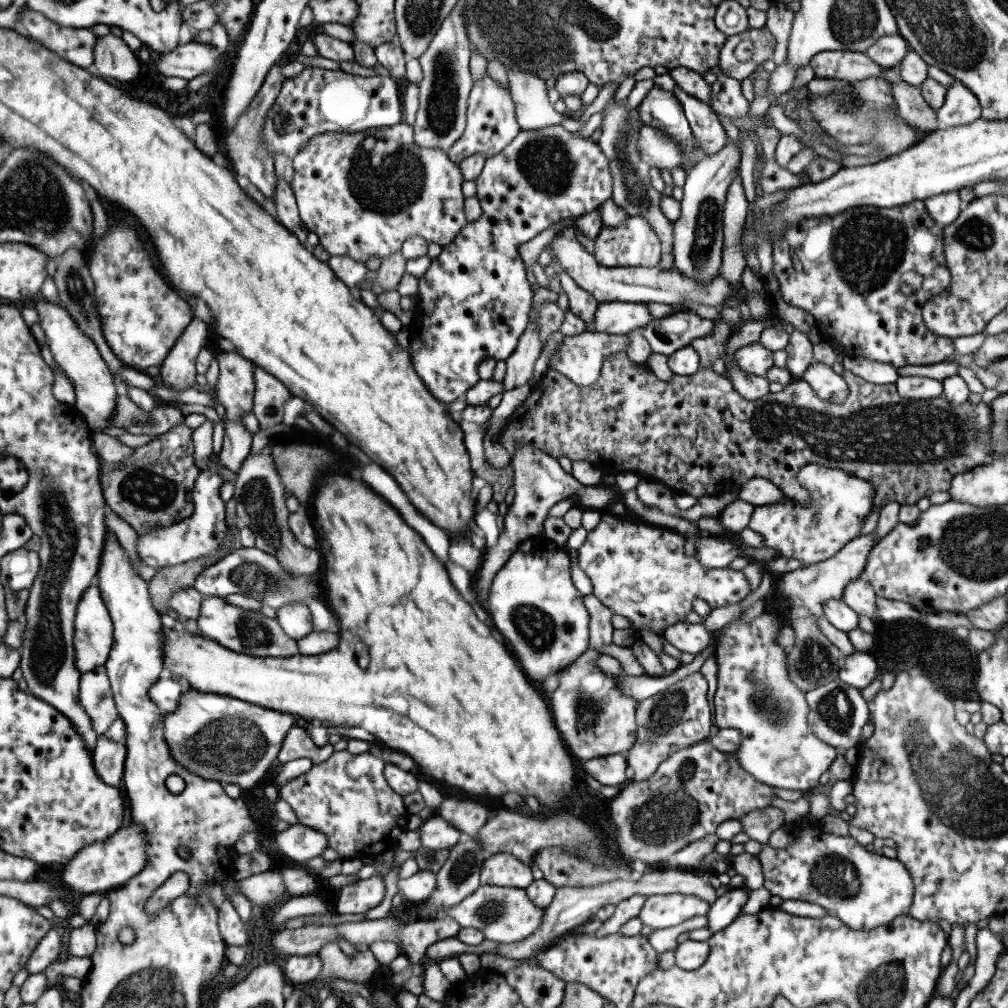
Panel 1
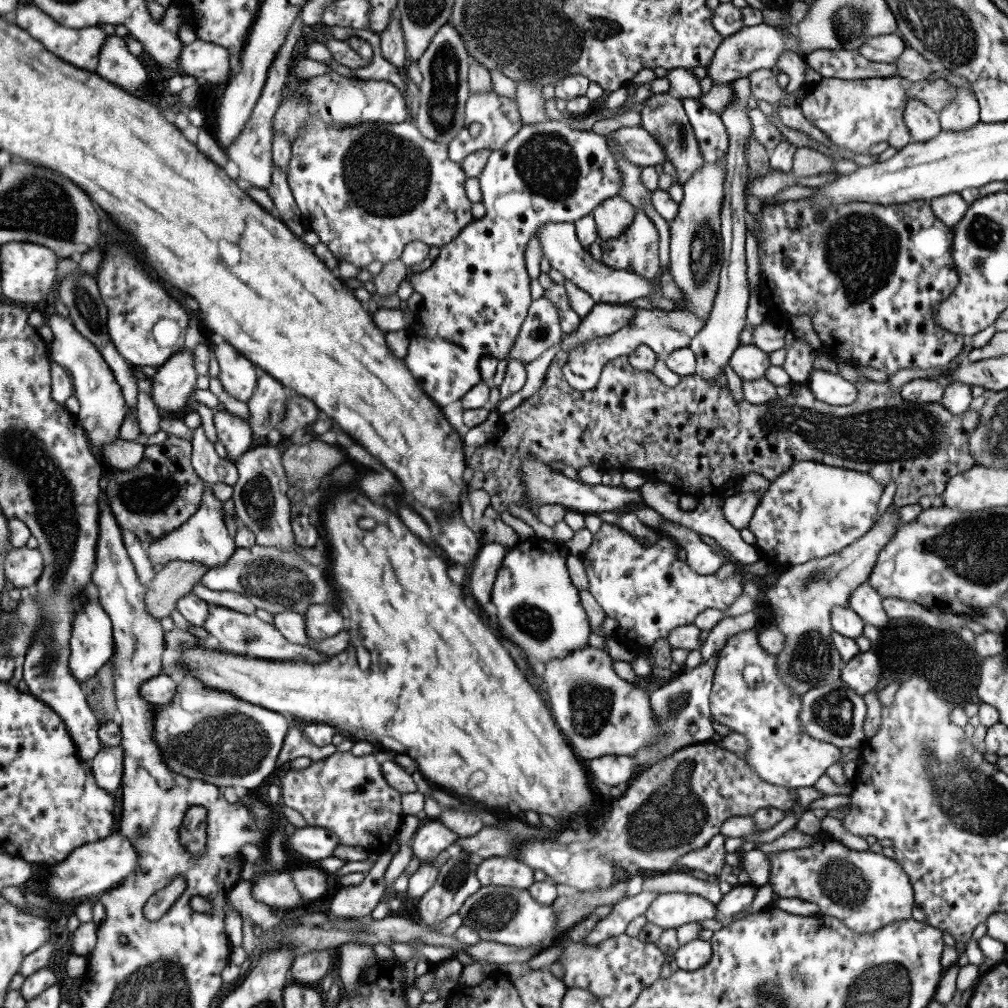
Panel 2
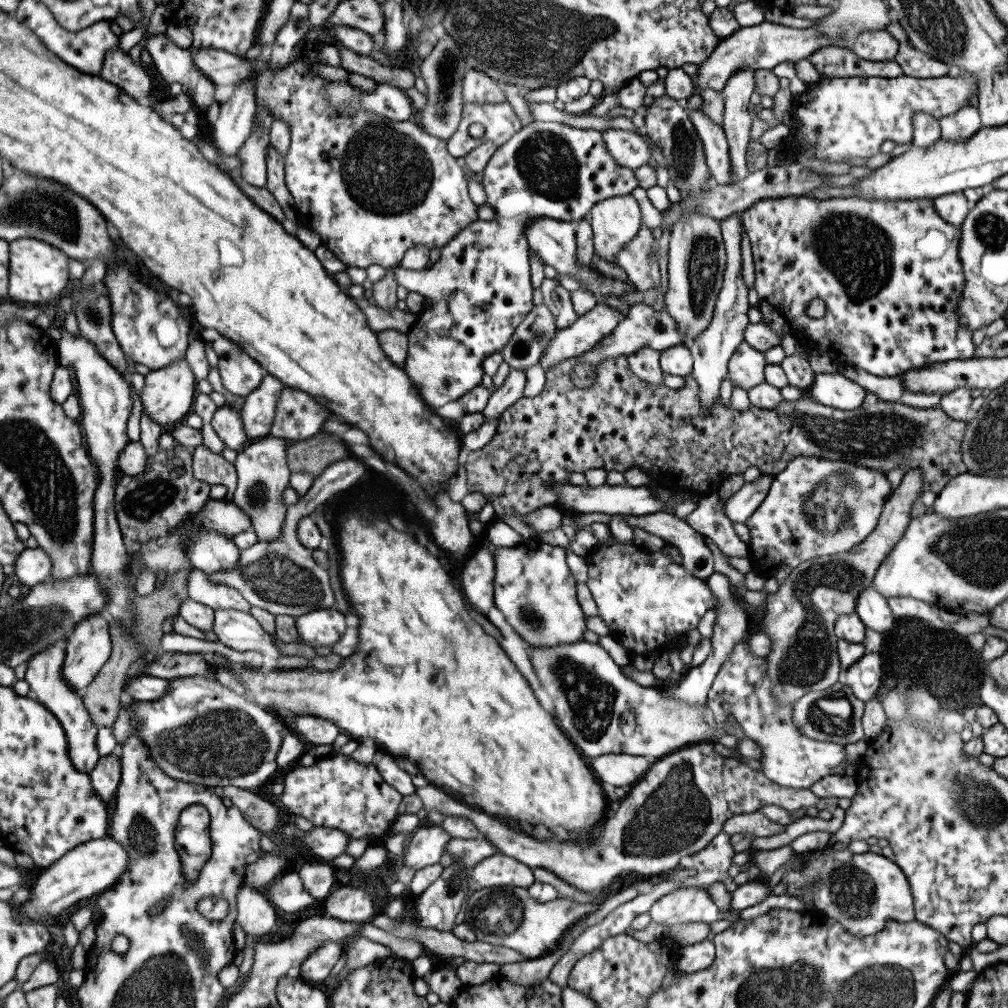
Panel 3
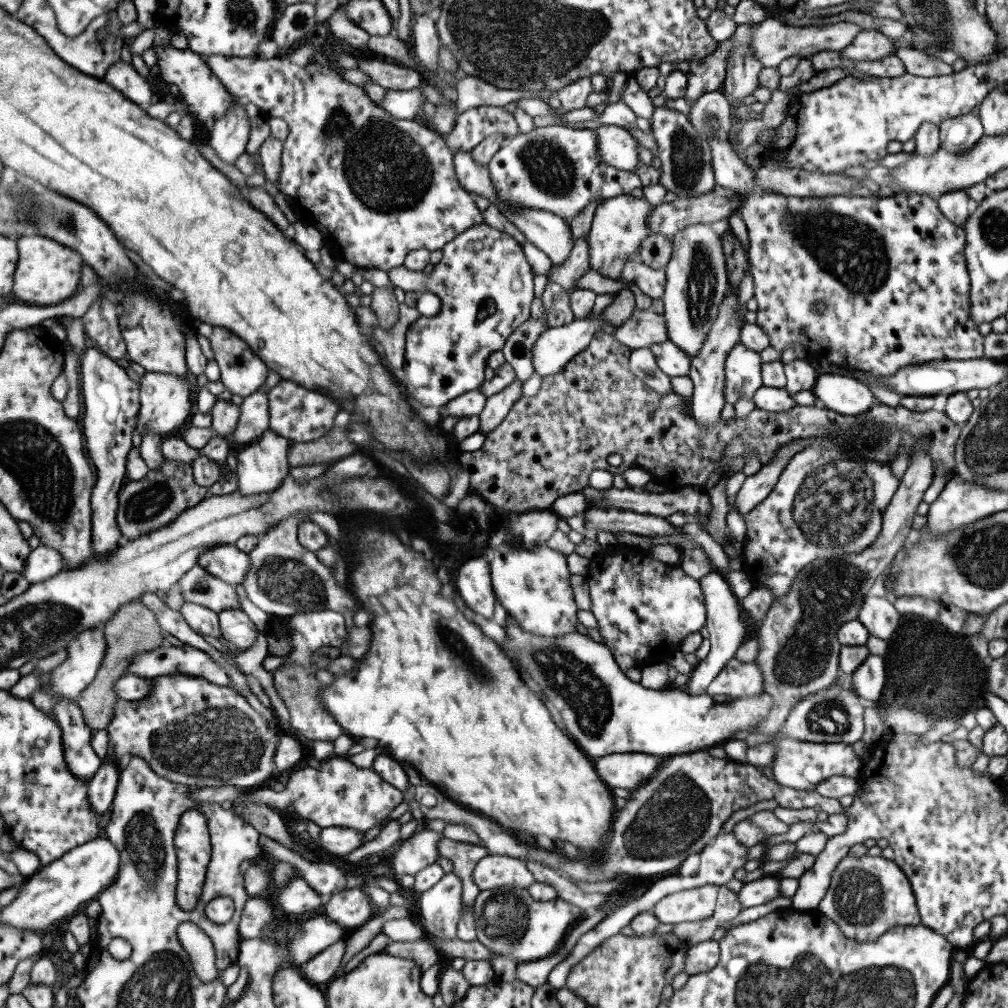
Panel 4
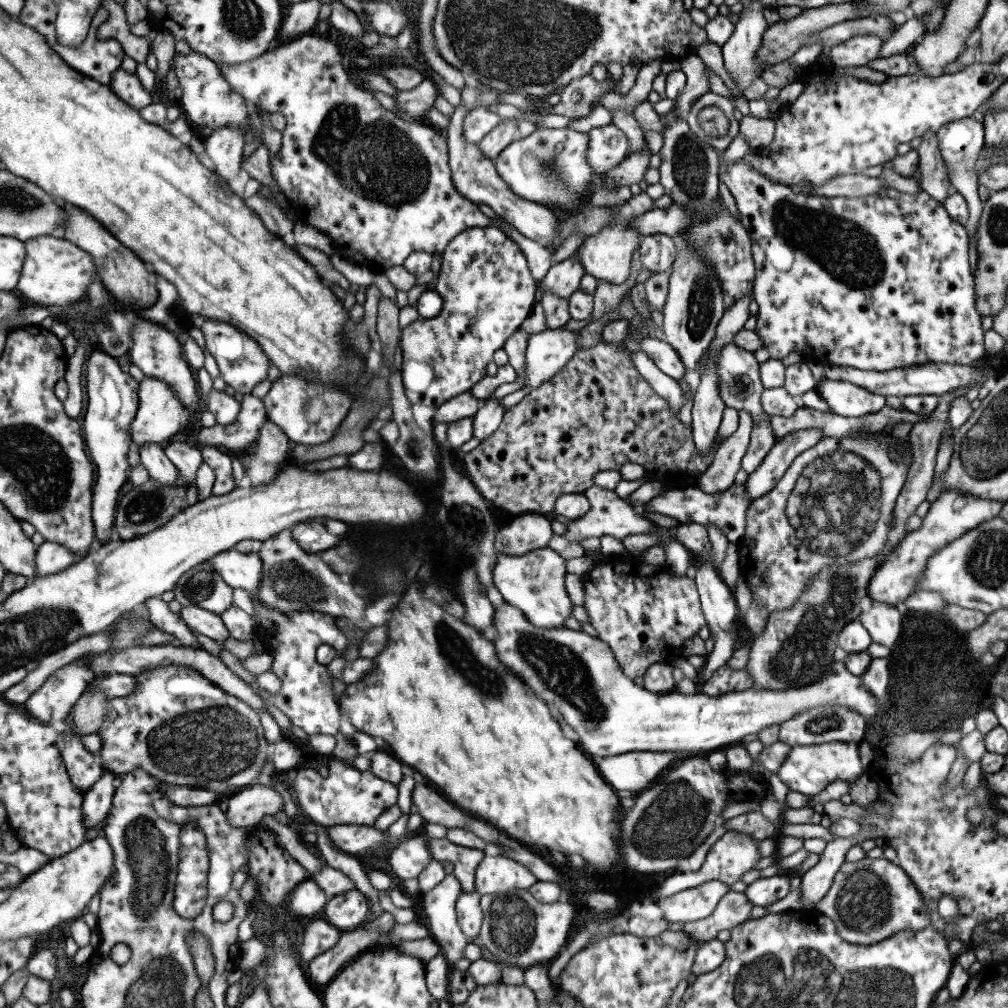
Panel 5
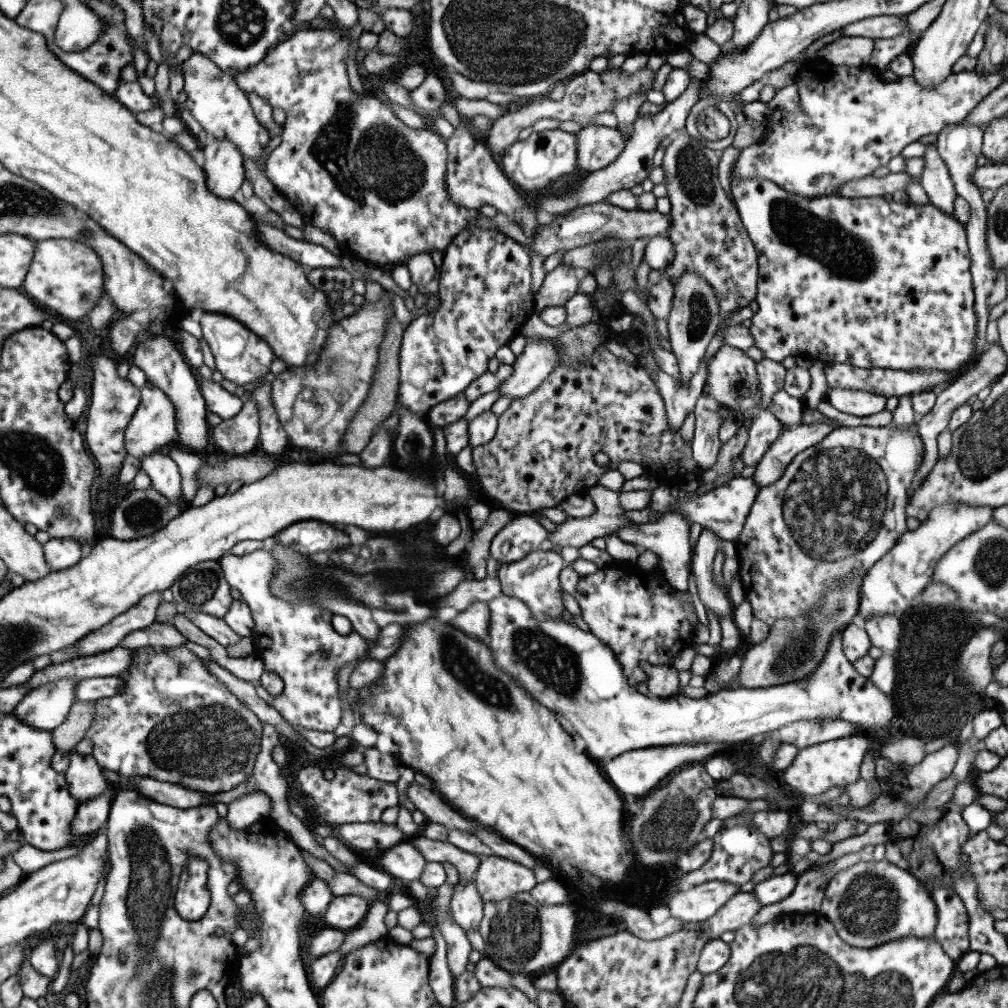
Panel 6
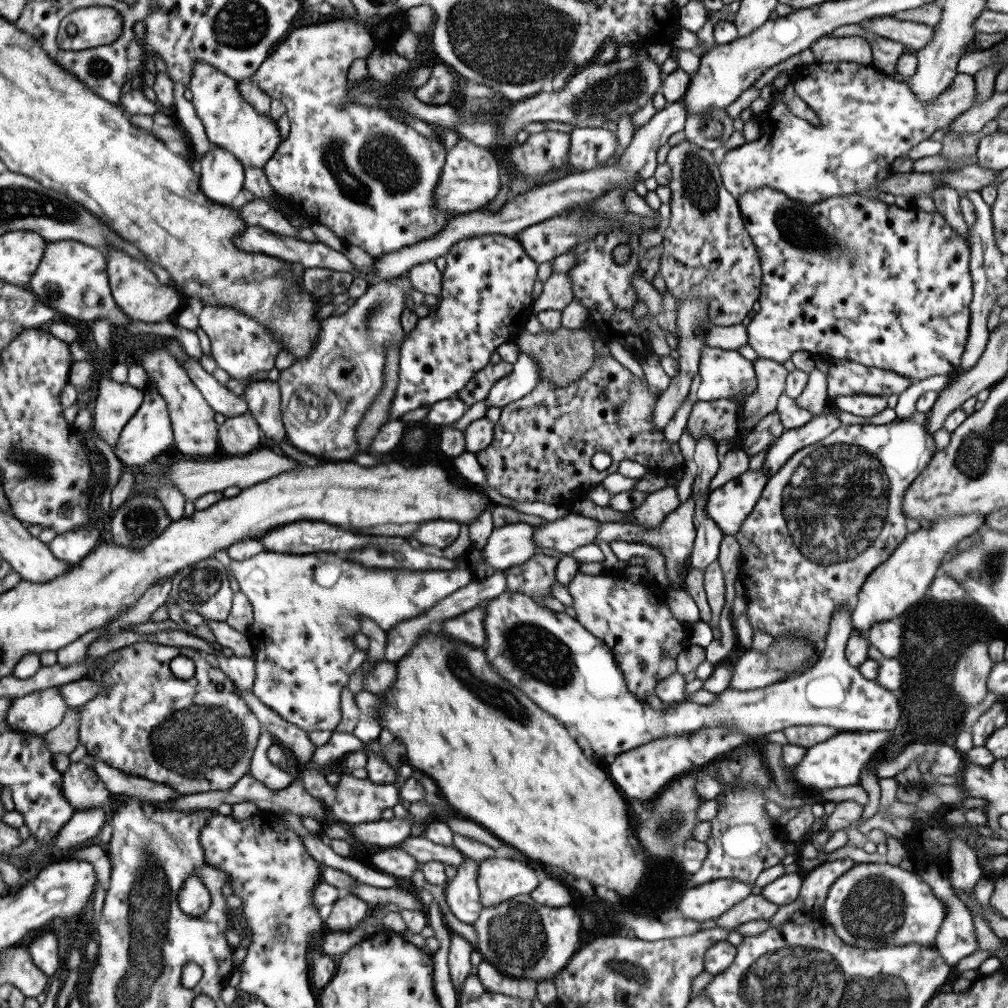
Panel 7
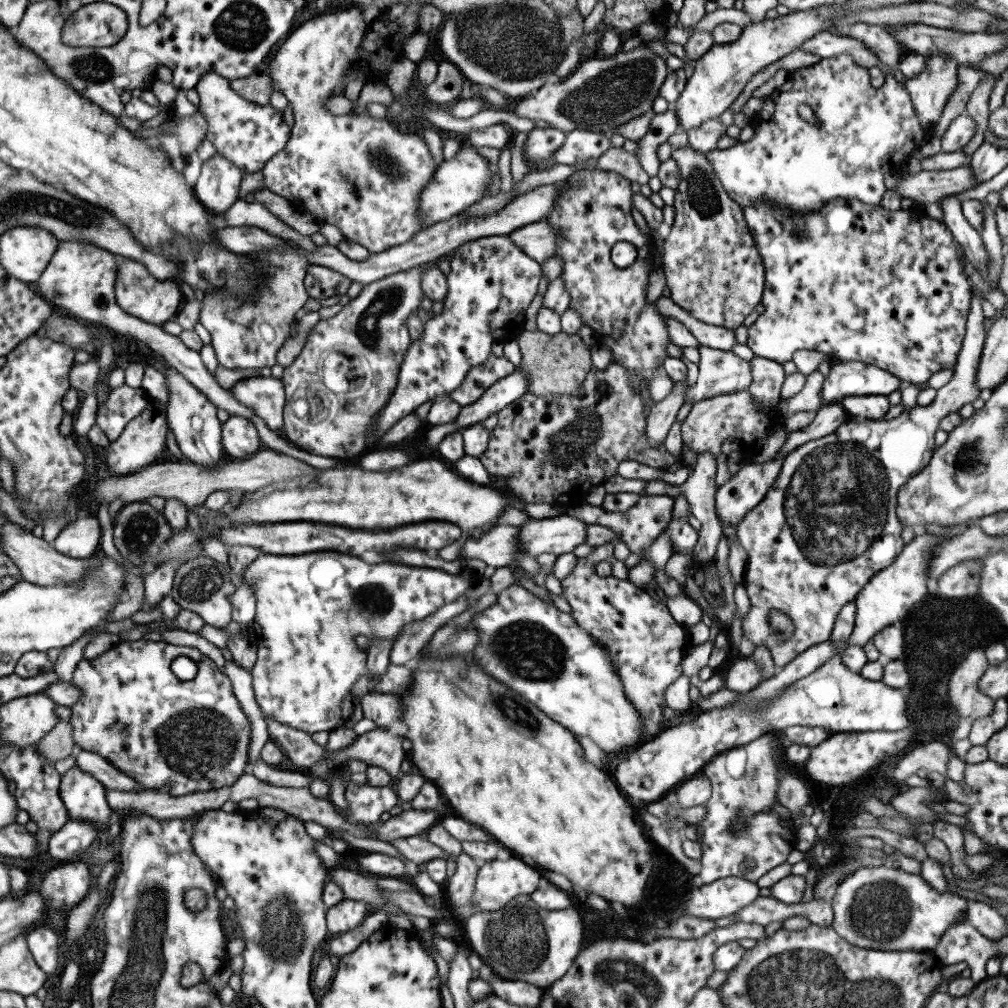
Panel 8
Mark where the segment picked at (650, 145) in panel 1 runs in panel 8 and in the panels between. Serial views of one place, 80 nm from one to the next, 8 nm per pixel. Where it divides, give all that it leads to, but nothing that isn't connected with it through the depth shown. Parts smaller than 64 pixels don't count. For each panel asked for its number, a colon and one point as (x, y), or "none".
2: (639, 147)
3: (626, 148)
4: (615, 146)
5: (606, 146)
6: (596, 146)
7: (588, 147)
8: (580, 147)

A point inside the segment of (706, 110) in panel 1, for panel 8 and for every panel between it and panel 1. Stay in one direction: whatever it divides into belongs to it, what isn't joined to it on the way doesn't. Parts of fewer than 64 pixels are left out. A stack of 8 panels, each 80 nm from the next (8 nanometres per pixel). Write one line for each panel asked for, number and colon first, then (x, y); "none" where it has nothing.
2: (708, 129)
3: (712, 137)
4: (889, 271)
5: (871, 283)
6: (878, 284)
7: (849, 278)
8: (852, 281)

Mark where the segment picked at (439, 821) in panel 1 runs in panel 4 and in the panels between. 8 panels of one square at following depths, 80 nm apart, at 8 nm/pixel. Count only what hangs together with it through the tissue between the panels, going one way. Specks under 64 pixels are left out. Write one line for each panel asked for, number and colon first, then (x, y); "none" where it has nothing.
2: (429, 839)
3: (426, 845)
4: (415, 853)

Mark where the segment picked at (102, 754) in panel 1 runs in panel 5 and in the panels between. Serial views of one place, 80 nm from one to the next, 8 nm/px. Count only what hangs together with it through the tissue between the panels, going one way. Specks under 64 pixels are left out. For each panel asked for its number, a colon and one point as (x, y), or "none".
2: (106, 767)
3: (105, 776)
4: (100, 788)
5: (96, 802)

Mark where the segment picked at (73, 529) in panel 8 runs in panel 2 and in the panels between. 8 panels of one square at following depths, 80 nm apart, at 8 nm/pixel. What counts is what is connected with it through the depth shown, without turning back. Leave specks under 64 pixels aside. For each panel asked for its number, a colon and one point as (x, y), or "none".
2: (23, 566)
3: (32, 566)
4: (43, 561)
5: (50, 557)
6: (60, 553)
7: (72, 546)

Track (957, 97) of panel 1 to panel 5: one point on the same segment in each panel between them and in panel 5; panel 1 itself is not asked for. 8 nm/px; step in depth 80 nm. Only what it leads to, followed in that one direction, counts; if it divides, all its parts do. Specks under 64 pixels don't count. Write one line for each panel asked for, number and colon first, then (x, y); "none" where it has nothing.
2: (961, 113)
3: (962, 124)
4: (956, 135)
5: (959, 141)

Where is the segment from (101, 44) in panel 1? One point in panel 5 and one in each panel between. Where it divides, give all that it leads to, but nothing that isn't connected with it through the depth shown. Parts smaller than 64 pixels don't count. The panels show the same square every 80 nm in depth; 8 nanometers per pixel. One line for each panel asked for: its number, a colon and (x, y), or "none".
2: (115, 64)
3: (117, 68)
4: (121, 76)
5: (126, 86)

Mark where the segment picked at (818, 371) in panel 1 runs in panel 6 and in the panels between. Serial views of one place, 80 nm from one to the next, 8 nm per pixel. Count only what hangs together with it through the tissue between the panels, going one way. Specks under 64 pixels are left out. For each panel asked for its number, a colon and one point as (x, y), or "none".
2: (831, 389)
3: (834, 390)
4: (847, 396)
5: (843, 398)
6: (860, 403)

